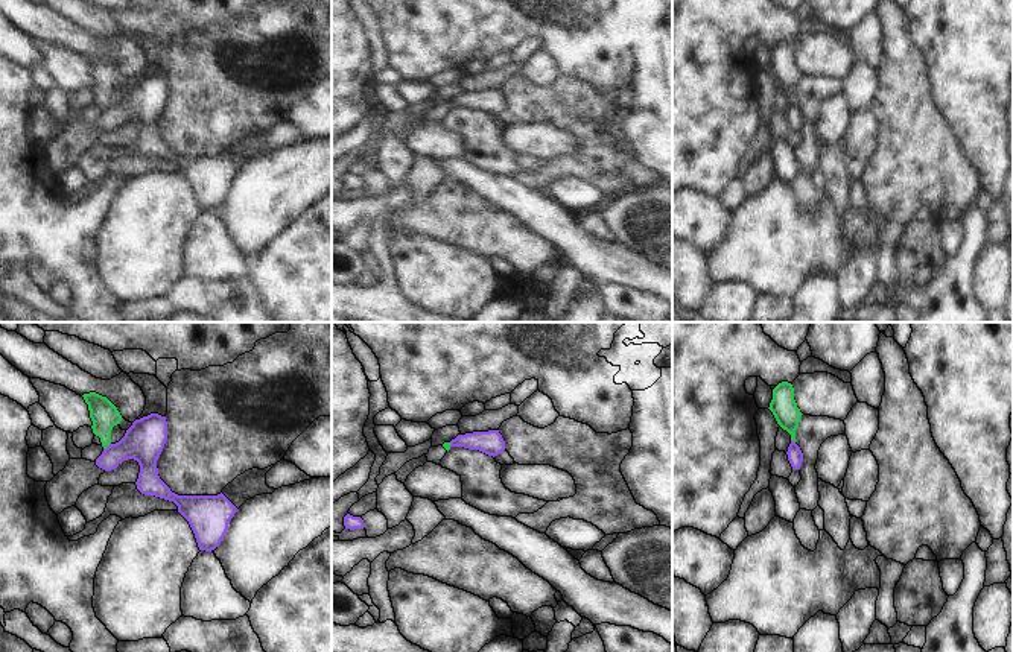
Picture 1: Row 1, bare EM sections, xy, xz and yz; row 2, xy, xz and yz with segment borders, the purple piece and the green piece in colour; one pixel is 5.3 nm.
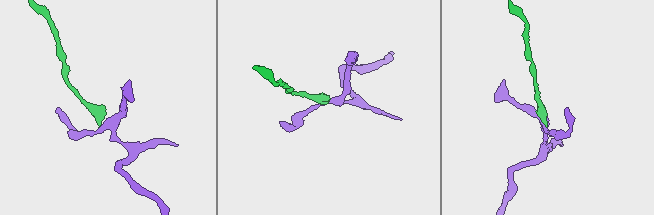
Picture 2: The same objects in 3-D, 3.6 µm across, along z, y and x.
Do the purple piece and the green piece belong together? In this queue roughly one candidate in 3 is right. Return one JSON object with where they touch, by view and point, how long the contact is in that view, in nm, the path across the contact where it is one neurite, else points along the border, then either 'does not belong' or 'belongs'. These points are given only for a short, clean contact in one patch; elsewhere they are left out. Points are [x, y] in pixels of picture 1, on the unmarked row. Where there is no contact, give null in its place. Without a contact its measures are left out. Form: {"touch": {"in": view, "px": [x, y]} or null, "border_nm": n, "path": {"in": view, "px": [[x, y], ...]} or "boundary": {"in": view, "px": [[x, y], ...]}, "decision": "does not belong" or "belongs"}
{"touch": {"in": "xy", "px": [108, 105]}, "border_nm": 50, "boundary": {"in": "xy", "px": [[110, 102], [104, 108]]}, "decision": "does not belong"}

